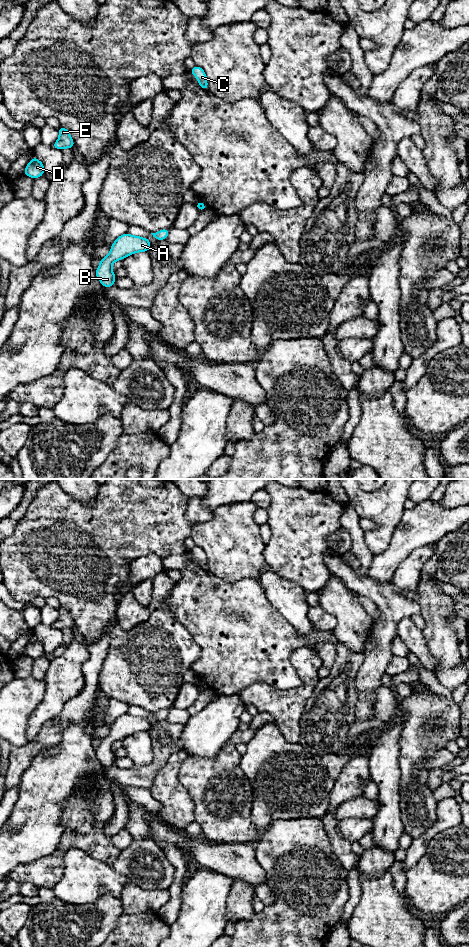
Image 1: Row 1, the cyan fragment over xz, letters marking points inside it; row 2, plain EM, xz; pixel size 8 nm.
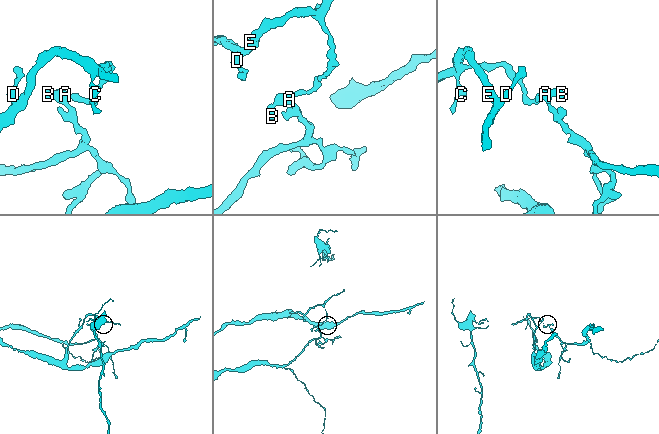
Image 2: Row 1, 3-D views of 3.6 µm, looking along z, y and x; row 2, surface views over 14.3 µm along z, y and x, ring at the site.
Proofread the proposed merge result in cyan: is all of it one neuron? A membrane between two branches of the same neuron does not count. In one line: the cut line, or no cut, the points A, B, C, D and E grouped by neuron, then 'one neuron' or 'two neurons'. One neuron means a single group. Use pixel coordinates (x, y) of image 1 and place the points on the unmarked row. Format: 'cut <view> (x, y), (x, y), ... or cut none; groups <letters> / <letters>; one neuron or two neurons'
cut xz (203, 683), (199, 688); groups A B / C D E; two neurons

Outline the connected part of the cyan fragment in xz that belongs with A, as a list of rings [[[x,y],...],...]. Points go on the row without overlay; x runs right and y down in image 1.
[[[128,713],[119,716],[112,724],[110,733],[100,739],[100,745],[95,750],[98,760],[106,768],[114,765],[116,756],[112,751],[112,744],[134,733],[149,731],[150,728],[151,723],[146,718]]]

